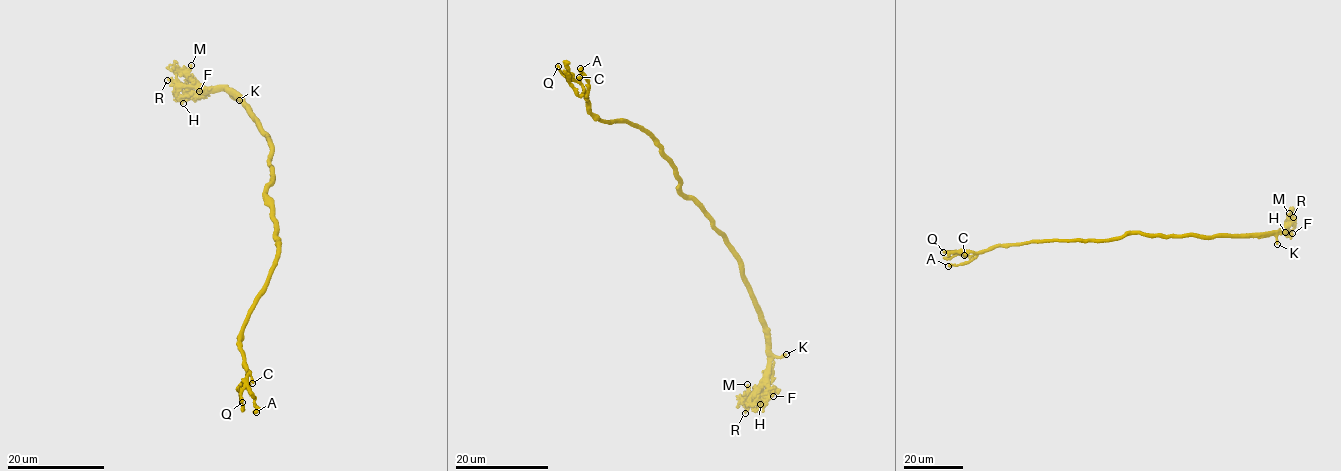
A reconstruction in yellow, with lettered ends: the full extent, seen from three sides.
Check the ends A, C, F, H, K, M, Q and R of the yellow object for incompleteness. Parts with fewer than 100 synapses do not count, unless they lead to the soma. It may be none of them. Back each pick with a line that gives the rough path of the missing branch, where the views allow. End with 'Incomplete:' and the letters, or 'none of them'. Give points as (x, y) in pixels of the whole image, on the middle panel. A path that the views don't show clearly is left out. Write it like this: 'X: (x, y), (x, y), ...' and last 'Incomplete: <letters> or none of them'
K: (786, 354), (788, 359), (771, 372), (789, 378), (804, 409), (803, 445), (809, 458)
Incomplete: K

